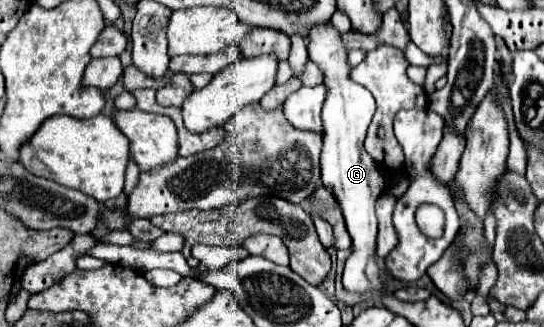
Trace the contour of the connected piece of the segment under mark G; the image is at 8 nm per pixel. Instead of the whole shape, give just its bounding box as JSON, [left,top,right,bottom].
[308,21,384,293]

